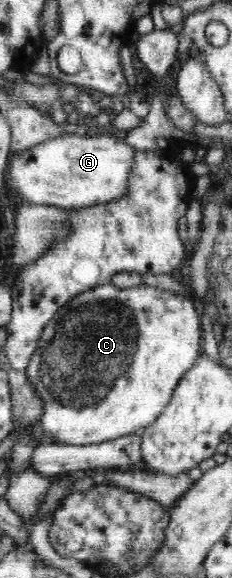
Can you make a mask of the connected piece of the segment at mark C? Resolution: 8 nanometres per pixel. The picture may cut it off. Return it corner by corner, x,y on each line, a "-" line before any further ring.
109,282
105,285
95,286
82,294
77,294
70,302
62,305
47,322
39,336
37,351
35,351
35,355
31,355
31,361
27,365
27,370
24,371
43,404
43,415
38,421
43,432
52,437
55,444
91,445
117,439
122,435
141,433
145,427
154,425
164,407
170,402
173,391
179,385
179,381
183,379
183,375
193,367
193,363
204,351
200,317
200,306
194,297
175,295
170,291
145,283
137,287
121,289

